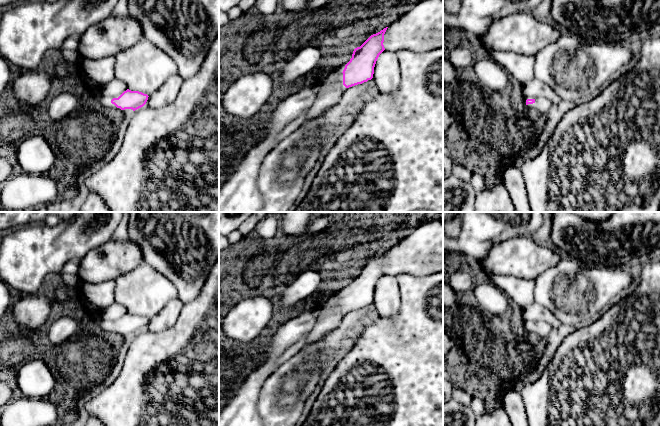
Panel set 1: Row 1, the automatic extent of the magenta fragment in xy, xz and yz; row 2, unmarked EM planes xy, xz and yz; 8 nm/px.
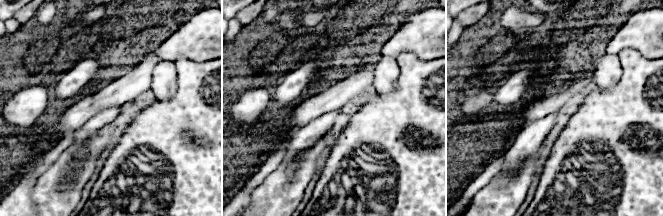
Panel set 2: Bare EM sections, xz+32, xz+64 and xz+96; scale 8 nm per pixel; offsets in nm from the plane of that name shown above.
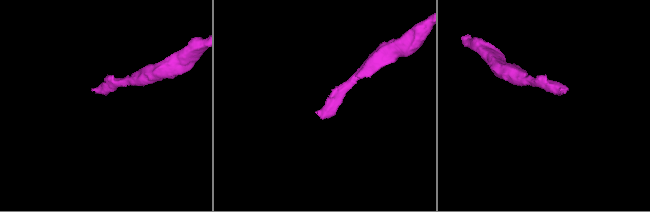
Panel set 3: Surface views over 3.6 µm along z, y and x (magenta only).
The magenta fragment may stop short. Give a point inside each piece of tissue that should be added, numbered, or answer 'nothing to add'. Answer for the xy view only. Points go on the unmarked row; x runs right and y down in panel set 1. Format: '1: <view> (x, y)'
1: xy (105, 325)

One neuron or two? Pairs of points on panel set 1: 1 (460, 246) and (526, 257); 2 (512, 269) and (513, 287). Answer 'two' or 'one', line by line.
1: two
2: two

